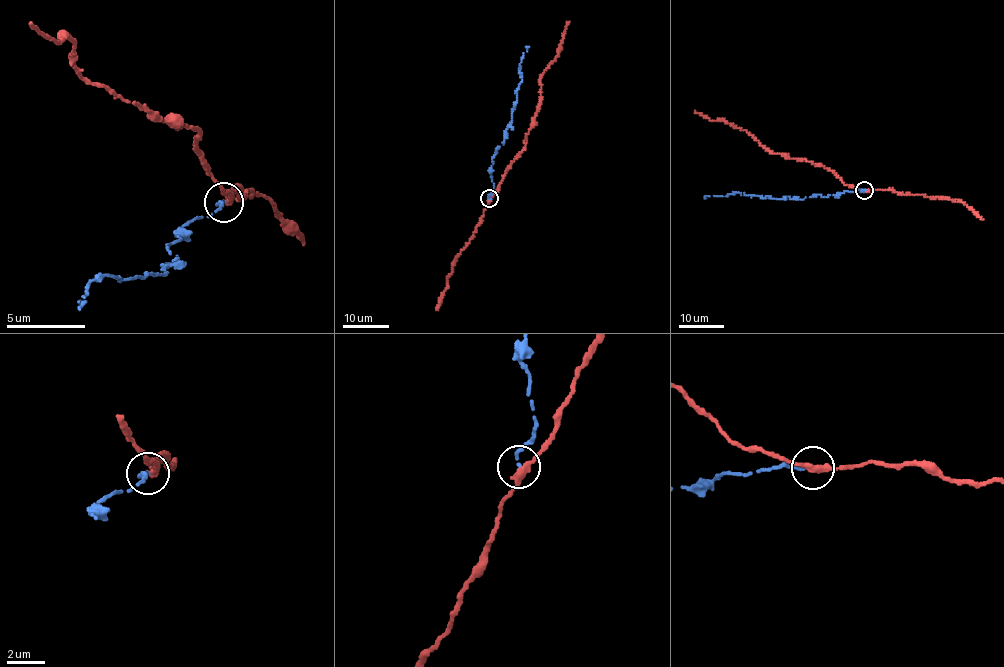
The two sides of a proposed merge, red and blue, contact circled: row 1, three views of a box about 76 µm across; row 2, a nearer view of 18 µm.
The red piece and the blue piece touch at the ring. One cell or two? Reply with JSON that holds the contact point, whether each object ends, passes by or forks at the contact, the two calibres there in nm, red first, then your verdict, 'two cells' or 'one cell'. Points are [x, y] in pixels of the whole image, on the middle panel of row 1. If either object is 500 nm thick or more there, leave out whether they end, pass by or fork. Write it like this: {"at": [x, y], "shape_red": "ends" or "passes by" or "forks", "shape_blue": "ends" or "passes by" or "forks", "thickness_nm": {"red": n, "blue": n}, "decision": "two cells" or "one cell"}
{"at": [489, 198], "shape_red": "passes by", "shape_blue": "ends", "thickness_nm": {"red": 320, "blue": 170}, "decision": "two cells"}

